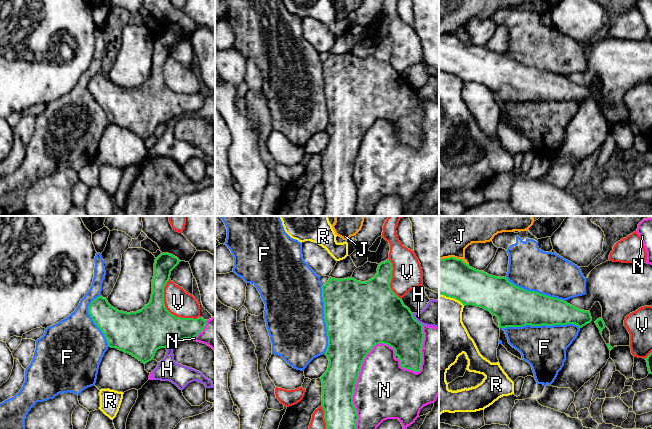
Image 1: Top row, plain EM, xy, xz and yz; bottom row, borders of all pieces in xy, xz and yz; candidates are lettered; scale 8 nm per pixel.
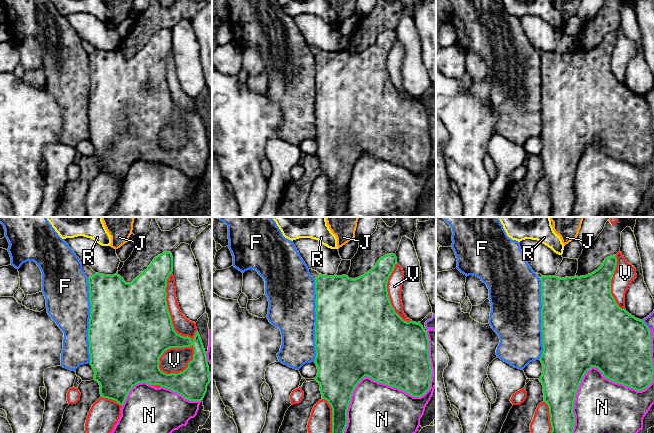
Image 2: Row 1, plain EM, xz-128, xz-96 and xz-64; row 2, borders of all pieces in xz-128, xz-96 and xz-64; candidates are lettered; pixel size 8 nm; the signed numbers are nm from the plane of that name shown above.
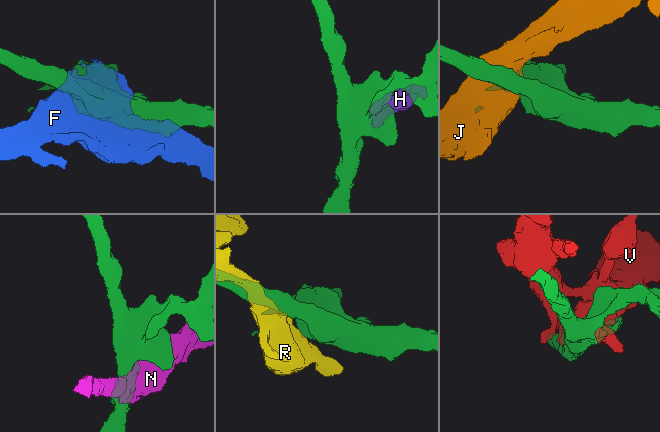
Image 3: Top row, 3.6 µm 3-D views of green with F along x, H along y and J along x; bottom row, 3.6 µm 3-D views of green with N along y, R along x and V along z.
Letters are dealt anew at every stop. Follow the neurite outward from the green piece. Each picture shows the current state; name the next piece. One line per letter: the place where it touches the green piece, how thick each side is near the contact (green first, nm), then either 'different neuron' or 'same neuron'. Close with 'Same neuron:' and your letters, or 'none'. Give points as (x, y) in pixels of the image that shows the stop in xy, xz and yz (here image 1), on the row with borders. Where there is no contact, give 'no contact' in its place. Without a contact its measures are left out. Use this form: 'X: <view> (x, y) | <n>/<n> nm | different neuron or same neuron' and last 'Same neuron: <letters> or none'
F: yz (539, 325) | 320/360 nm | different neuron
H: xz (416, 320) | 380/200 nm | different neuron
J: yz (453, 257) | 320/480 nm | different neuron
N: xz (356, 381) | 300/460 nm | different neuron
R: yz (452, 297) | 320/380 nm | different neuron
V: xy (167, 310) | 360/220 nm | different neuron
Same neuron: none

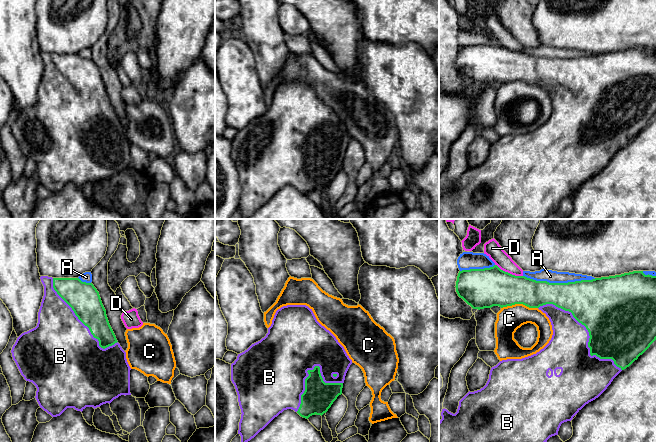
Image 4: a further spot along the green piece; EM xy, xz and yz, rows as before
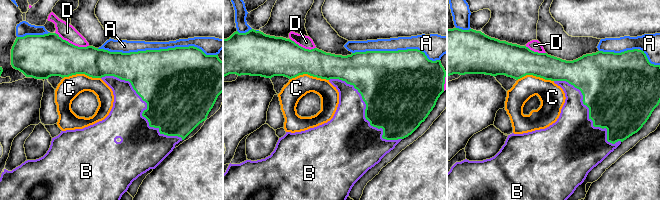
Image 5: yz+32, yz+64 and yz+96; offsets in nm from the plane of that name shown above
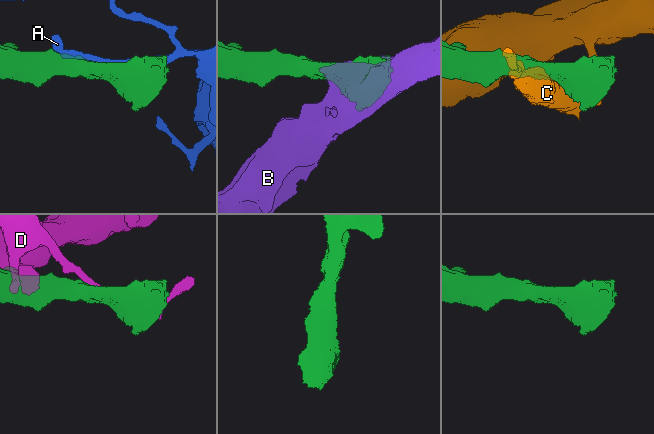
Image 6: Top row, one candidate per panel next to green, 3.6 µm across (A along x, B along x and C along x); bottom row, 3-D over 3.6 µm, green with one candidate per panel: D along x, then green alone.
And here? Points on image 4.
A: yz (559, 283) | 320/100 nm | different neuron
B: yz (589, 333) | 500/320 nm | same neuron
C: yz (519, 303) | 300/200 nm | different neuron
D: yz (509, 273) | 320/130 nm | different neuron
Same neuron: B

